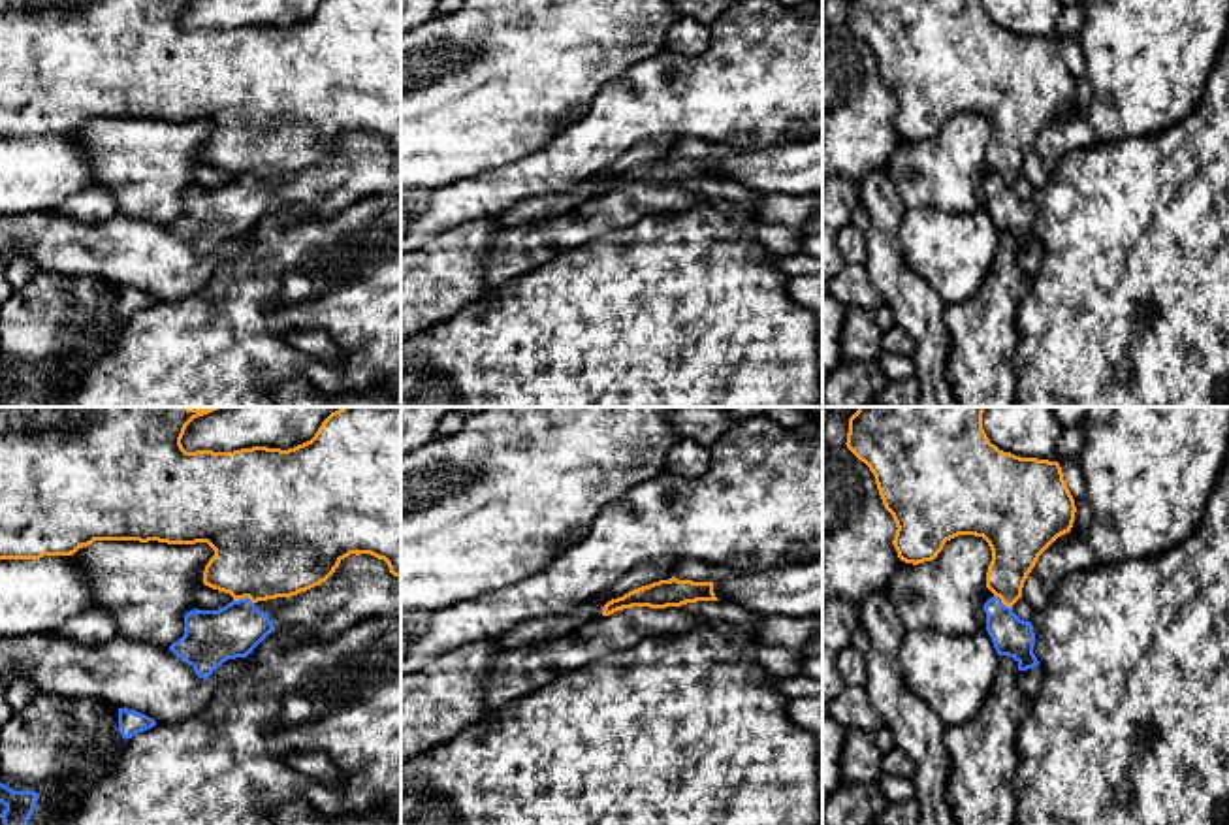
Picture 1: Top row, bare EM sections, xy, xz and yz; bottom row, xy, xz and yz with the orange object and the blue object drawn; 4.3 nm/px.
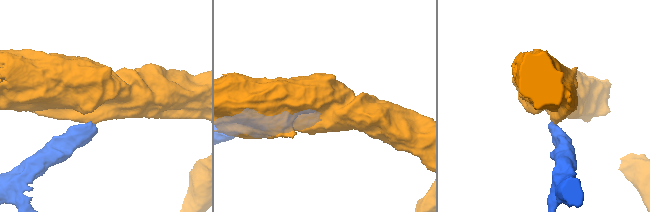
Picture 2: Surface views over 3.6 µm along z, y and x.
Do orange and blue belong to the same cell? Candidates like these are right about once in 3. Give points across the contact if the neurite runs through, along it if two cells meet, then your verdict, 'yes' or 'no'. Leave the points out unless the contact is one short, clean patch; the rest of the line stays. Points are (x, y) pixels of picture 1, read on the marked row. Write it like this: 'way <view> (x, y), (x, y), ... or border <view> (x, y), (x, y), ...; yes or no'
border xy (234, 599), (247, 598), (253, 603); no

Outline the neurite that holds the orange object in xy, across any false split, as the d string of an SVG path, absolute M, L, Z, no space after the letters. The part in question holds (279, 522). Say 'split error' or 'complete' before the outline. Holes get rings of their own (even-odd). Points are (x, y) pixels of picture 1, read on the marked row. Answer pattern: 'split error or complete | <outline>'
complete | M0 407L0 559L40 559L43 556L72 556L79 548L92 544L94 541L158 541L168 544L196 544L196 542L207 542L215 556L209 559L203 571L203 584L230 593L233 601L248 597L252 603L277 599L277 597L292 597L301 591L307 591L314 586L320 586L326 582L339 563L348 558L350 554L371 554L378 559L384 559L390 567L390 573L393 576L401 578L401 407L341 407L339 411L331 412L314 437L303 445L297 445L288 450L280 448L267 448L267 446L252 446L252 448L241 448L233 452L213 452L213 450L196 450L186 452L181 445L181 439L184 435L186 426L203 414L209 414L213 411L218 411L220 407L201 407L201 409L190 409L190 407Z

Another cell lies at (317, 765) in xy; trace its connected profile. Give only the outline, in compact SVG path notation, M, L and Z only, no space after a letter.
M303 752L292 755L292 765L305 776L316 778L324 784L333 784L337 780L333 761L320 752Z

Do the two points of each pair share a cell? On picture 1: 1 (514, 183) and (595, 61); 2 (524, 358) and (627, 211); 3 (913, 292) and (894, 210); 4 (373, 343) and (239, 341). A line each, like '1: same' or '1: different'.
1: different
2: different
3: same
4: same

